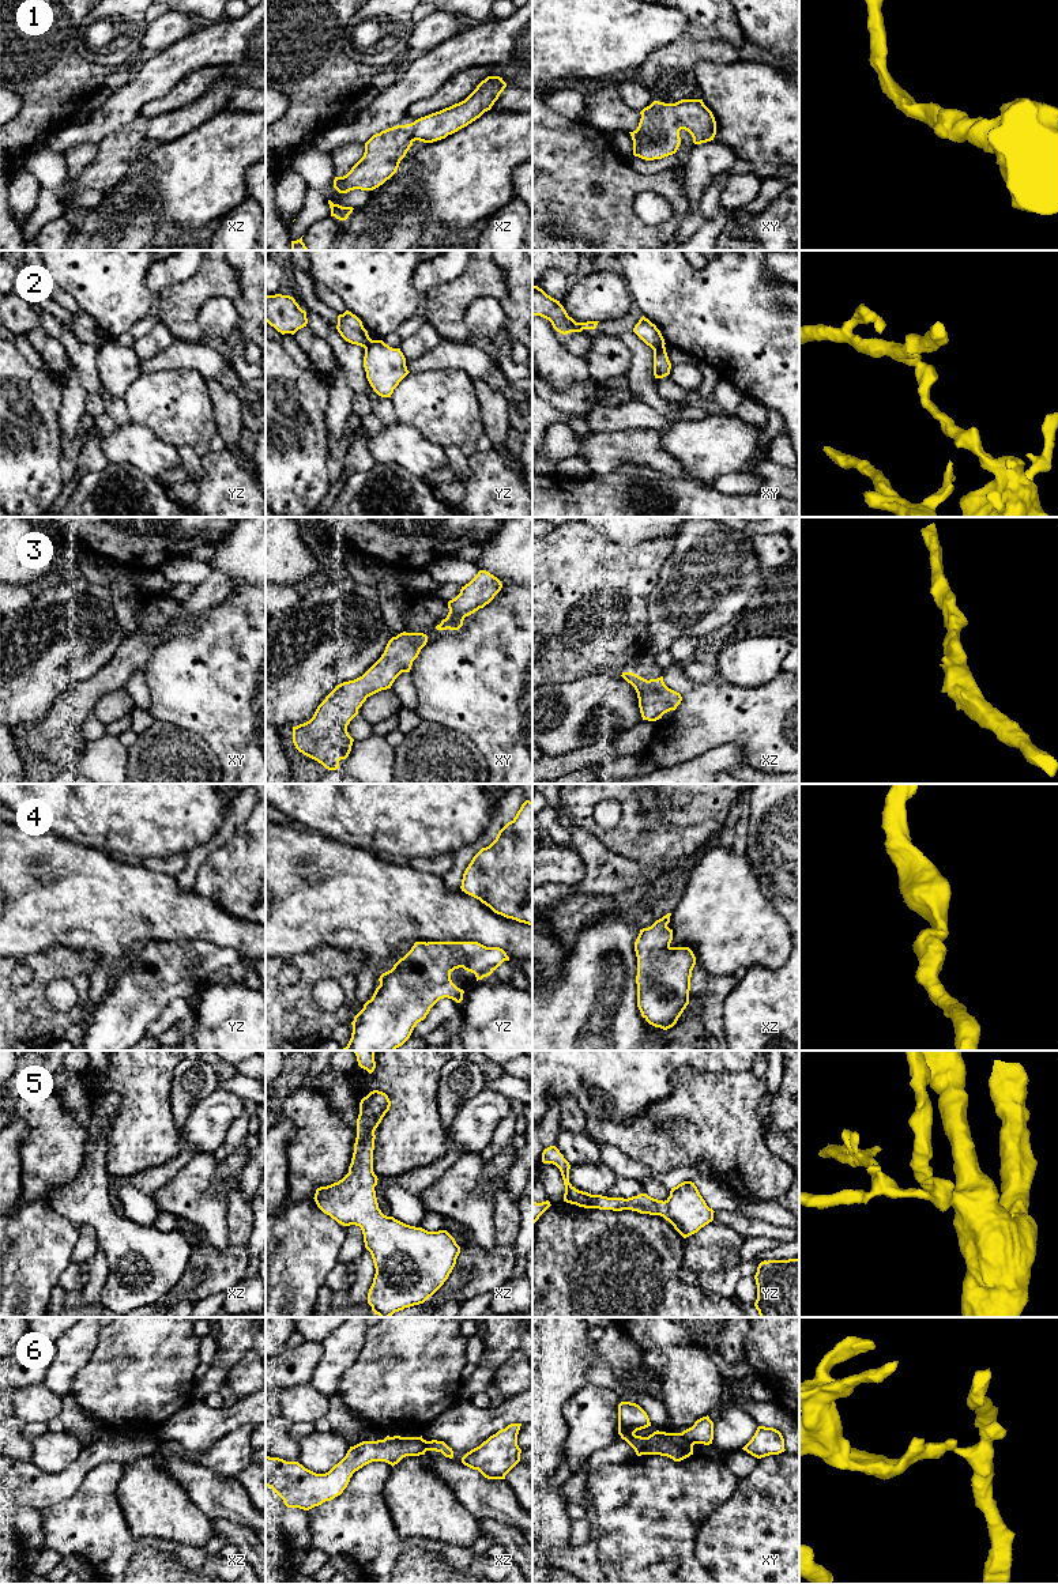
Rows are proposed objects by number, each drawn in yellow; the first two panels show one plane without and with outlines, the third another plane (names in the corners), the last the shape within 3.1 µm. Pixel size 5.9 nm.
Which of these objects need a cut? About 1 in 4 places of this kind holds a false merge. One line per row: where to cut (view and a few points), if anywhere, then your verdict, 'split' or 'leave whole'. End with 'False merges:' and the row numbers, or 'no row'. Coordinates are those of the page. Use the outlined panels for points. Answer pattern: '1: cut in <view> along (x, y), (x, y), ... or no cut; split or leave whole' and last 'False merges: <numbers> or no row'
1: no cut; leave whole
2: cut in xy along (663, 344), (654, 351); split
3: no cut; leave whole
4: no cut; leave whole
5: no cut; leave whole
6: cut in xy along (681, 1433), (693, 1444); split
False merges: 2, 6

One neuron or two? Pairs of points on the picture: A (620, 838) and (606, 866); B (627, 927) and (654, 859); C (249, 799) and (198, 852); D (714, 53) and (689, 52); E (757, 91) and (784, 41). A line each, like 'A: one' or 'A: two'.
A: two
B: two
C: one
D: one
E: two

